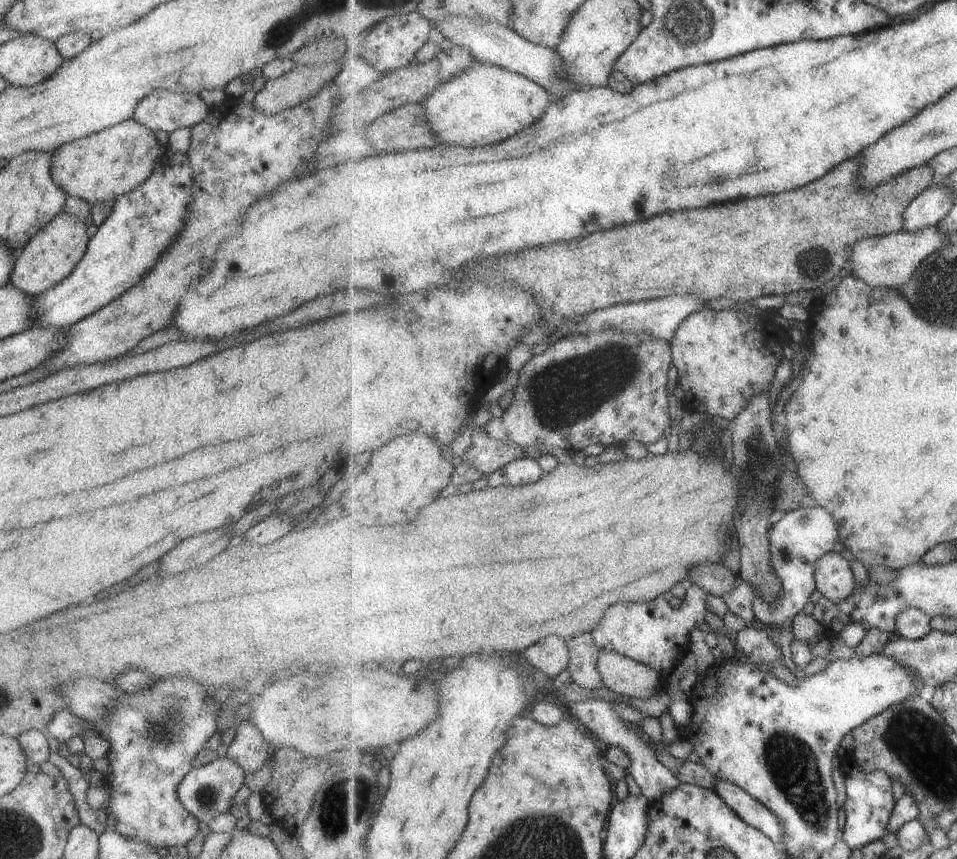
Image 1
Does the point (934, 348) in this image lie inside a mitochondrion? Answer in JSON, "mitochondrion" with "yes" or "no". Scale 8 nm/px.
{"mitochondrion":"no"}

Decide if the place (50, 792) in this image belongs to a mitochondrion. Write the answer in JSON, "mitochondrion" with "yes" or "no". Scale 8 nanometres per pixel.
{"mitochondrion":"no"}

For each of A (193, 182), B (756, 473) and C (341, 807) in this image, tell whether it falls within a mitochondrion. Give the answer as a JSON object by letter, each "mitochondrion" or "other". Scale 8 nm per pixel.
{"A":"other","B":"mitochondrion","C":"mitochondrion"}

